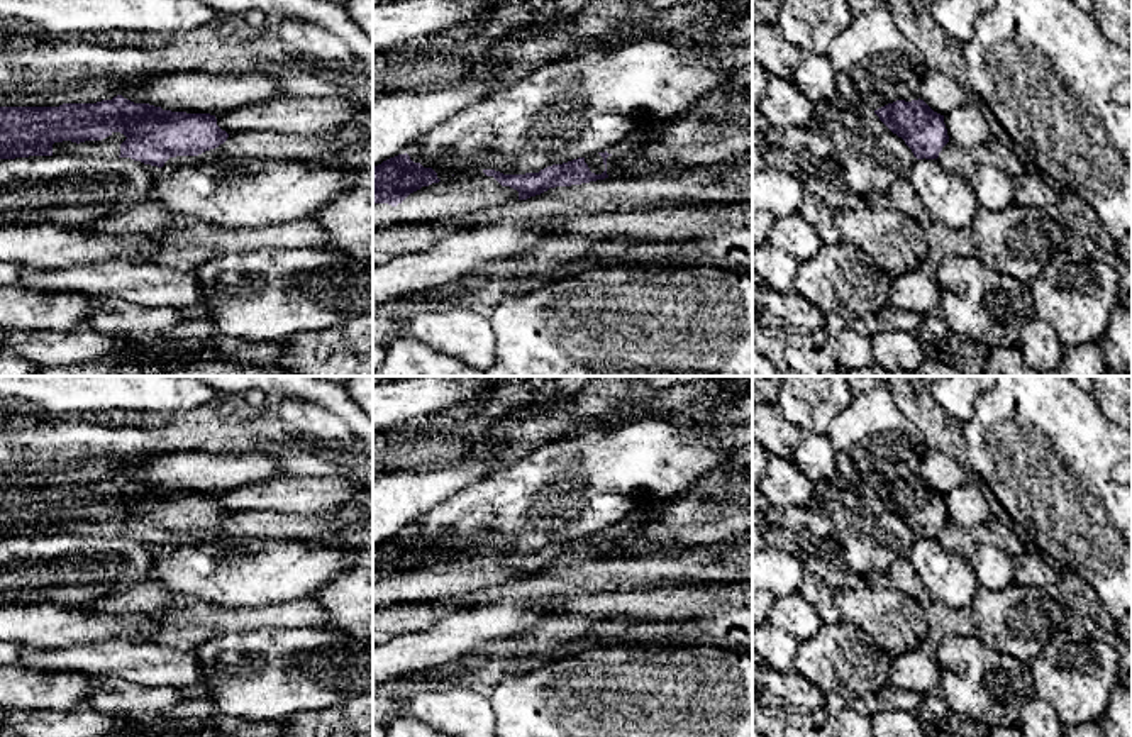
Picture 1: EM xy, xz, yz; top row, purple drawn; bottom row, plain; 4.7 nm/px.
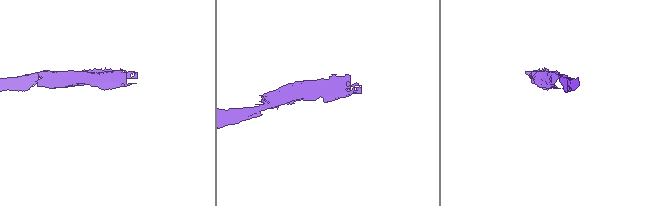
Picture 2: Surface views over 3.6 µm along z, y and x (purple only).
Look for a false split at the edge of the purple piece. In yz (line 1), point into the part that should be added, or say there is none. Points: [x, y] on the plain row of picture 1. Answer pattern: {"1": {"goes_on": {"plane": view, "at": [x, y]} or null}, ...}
{"1": {"goes_on": null}}

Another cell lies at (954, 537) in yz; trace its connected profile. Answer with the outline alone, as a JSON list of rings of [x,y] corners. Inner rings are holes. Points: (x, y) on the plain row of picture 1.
[[[947,522],[937,537],[939,544],[966,559],[976,551],[978,544],[973,532],[959,524]]]

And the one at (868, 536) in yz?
[[[841,473],[813,483],[803,537],[830,542],[846,571],[857,576],[881,573],[893,561],[907,559],[917,540],[905,520],[874,491]]]

